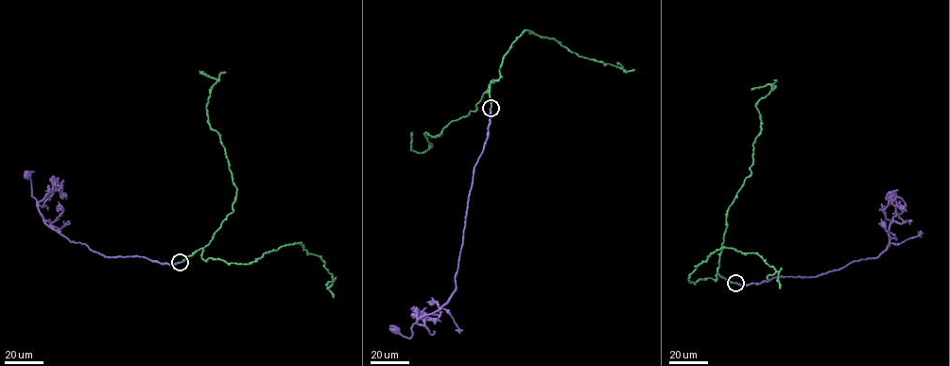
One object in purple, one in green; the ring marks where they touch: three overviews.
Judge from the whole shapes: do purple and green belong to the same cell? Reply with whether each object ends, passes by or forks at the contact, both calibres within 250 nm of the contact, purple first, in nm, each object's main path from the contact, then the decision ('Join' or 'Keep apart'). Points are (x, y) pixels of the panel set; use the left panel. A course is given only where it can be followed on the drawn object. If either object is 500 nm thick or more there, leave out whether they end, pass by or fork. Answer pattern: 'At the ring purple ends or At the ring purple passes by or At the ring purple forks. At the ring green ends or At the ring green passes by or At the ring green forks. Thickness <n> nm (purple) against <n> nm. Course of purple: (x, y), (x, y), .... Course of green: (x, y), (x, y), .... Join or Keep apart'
At the ring purple ends. At the ring green ends. Thickness 380 nm (purple) against 240 nm. Course of purple: (180, 262), (161, 264), (136, 256), (106, 257), (84, 244), (70, 241), (43, 220), (31, 196), (27, 175). Course of green: (180, 262), (209, 243), (235, 196), (224, 148), (208, 121), (206, 106), (217, 79), (200, 72), (206, 76). Join

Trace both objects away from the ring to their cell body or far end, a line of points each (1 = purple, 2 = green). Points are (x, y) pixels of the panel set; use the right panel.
1: (736, 283), (816, 277), (878, 256), (889, 244), (889, 224), (905, 208), (903, 200), (891, 195)
2: (735, 283), (717, 269), (726, 217), (751, 173), (761, 130), (756, 103), (774, 87), (751, 90)

